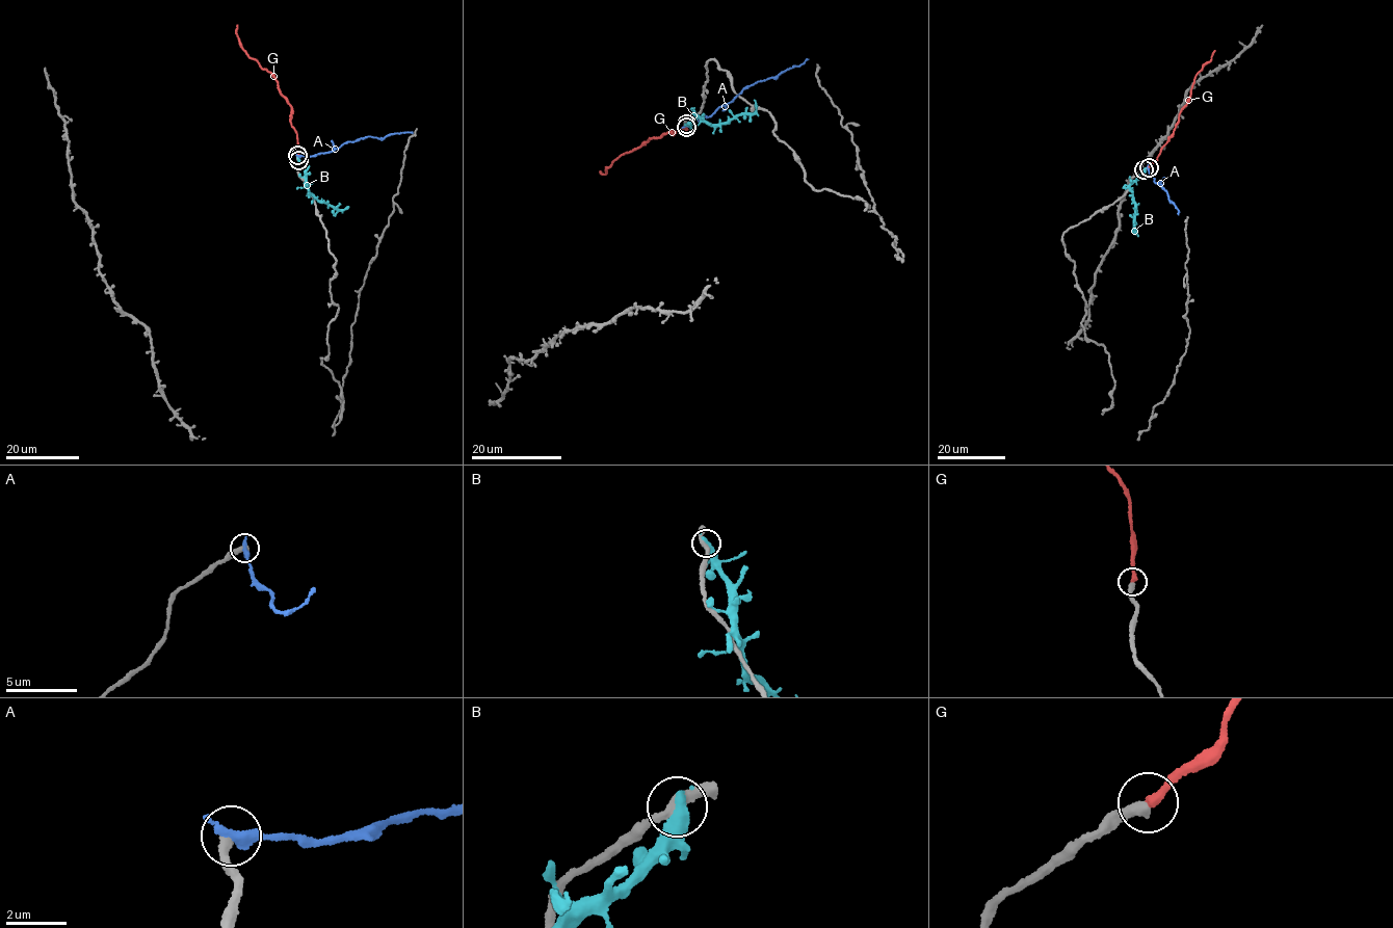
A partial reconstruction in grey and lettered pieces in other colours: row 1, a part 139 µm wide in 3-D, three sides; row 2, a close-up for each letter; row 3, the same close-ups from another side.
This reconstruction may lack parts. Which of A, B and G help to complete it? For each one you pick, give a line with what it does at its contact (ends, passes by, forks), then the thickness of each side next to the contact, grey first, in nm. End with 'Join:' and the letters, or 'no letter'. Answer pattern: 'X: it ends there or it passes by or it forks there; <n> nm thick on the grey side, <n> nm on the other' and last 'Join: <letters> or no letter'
G: it ends there; 360 nm thick on the grey side, 280 nm on the other
Join: G

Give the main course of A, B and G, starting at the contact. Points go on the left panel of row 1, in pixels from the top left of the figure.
A: (297, 156), (324, 153), (367, 136), (382, 138), (404, 131), (413, 133)
B: (298, 159), (308, 192), (340, 210), (348, 207)
G: (297, 155), (297, 135), (290, 121), (290, 104), (272, 75), (243, 50), (237, 25)

